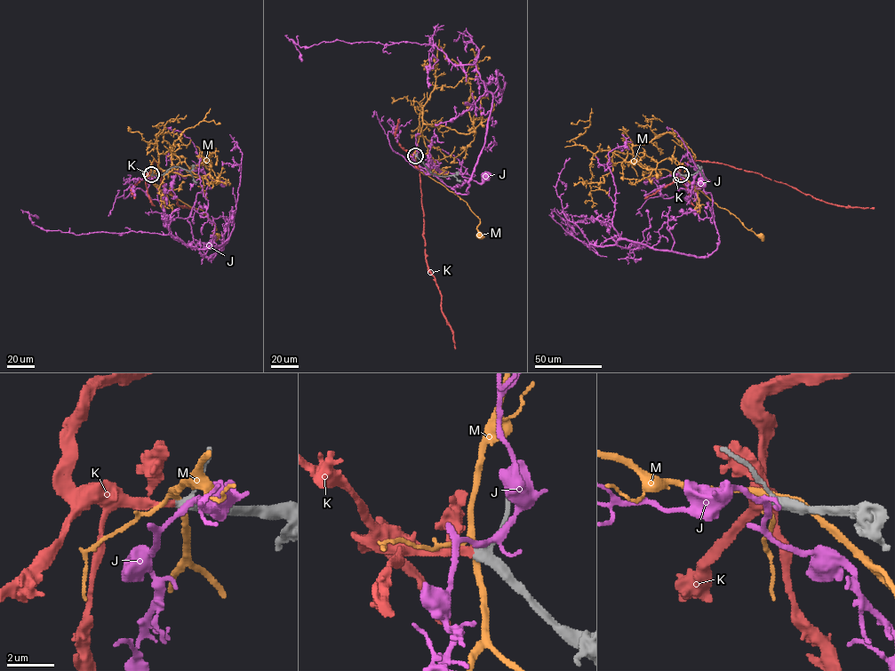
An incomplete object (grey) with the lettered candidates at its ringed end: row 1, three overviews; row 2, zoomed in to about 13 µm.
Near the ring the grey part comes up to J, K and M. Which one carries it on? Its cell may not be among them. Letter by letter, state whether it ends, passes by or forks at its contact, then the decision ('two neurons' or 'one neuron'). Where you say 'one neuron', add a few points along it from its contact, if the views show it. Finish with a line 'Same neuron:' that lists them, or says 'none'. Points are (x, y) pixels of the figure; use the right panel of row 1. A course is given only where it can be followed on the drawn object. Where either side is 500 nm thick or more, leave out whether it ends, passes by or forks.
J: it forks | two neurons
K: it ends | one neuron | via (681, 174), (680, 168), (691, 161), (723, 163), (759, 173), (830, 203), (874, 207)
M: it forks | two neurons
Same neuron: K

